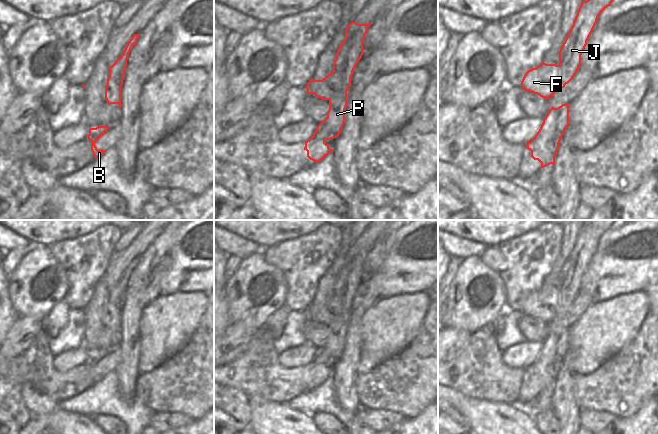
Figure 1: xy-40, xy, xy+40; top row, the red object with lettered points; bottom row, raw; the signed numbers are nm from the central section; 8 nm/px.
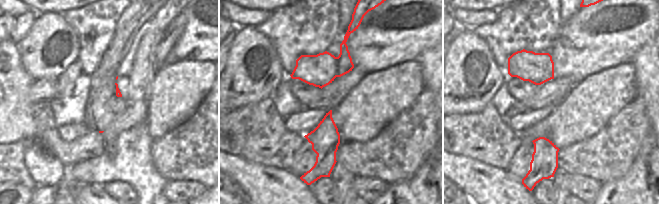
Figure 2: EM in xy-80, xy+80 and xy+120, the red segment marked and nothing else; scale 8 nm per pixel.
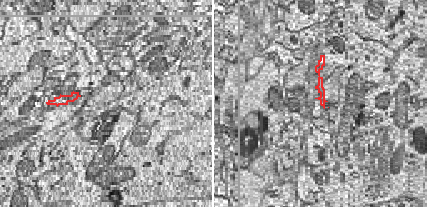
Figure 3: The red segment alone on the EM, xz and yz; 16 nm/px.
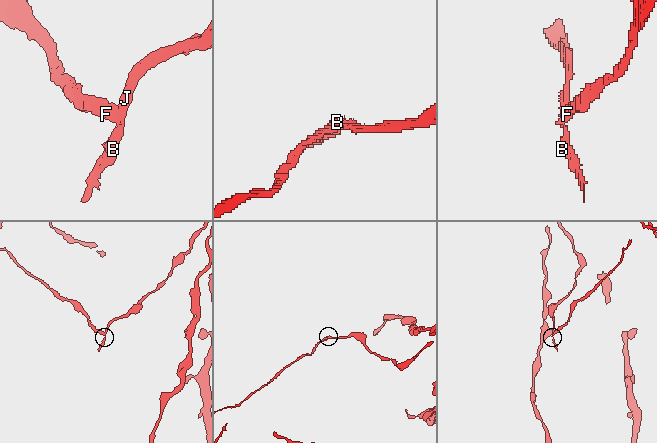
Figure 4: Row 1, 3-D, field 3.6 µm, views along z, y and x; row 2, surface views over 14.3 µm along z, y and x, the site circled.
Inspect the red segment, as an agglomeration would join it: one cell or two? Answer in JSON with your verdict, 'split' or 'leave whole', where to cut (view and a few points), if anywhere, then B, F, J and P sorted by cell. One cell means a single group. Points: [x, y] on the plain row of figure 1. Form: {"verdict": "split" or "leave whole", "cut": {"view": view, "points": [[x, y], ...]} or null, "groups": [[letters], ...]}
{"verdict": "split", "cut": {"view": "xy", "points": [[331, 298], [329, 309], [332, 313], [332, 320], [329, 324]]}, "groups": [["B", "J", "P"], ["F"]]}

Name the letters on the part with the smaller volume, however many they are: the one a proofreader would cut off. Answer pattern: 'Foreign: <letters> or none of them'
Foreign: F

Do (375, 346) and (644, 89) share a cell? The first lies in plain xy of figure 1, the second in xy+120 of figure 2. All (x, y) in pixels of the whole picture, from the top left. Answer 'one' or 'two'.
two

